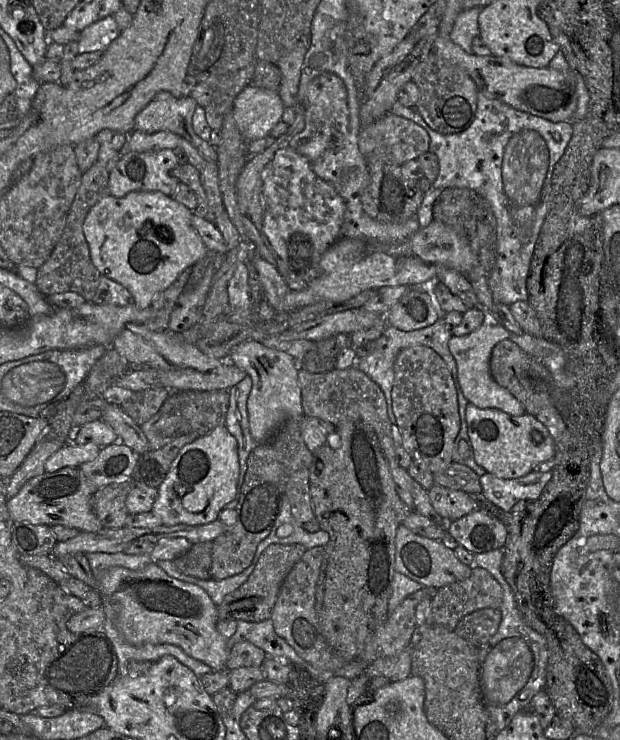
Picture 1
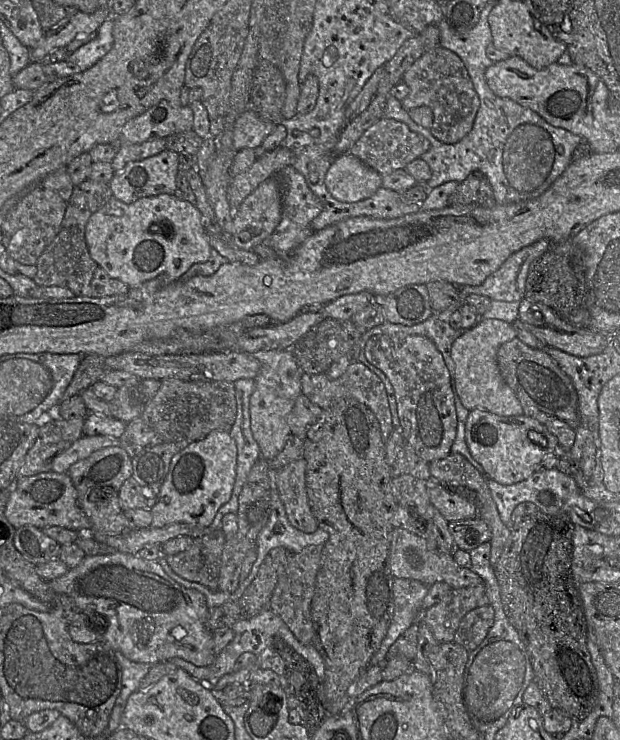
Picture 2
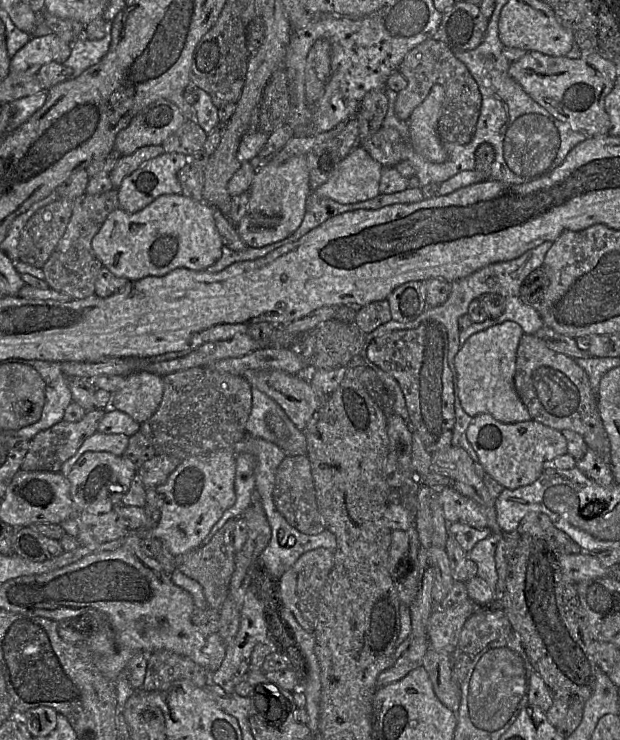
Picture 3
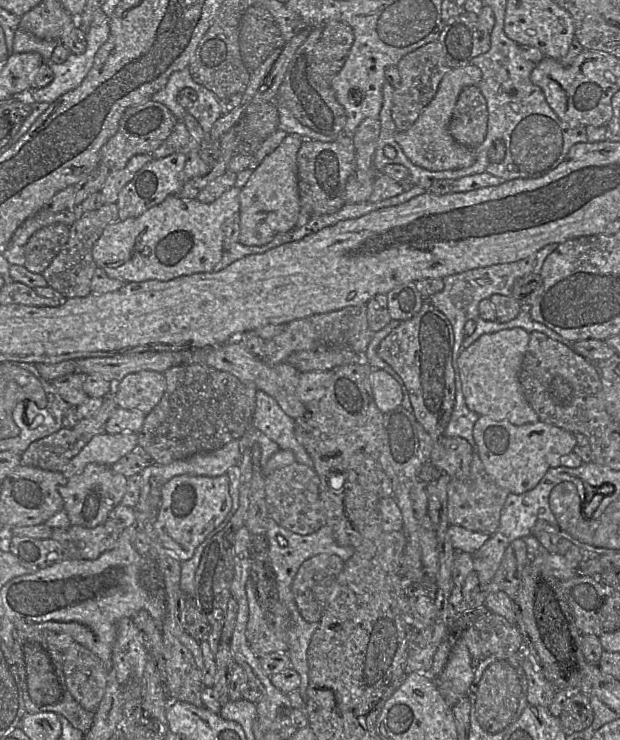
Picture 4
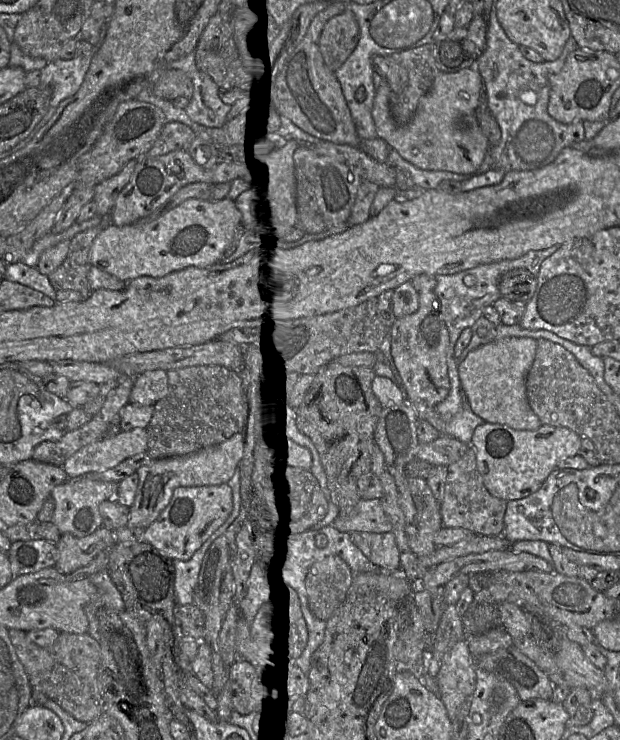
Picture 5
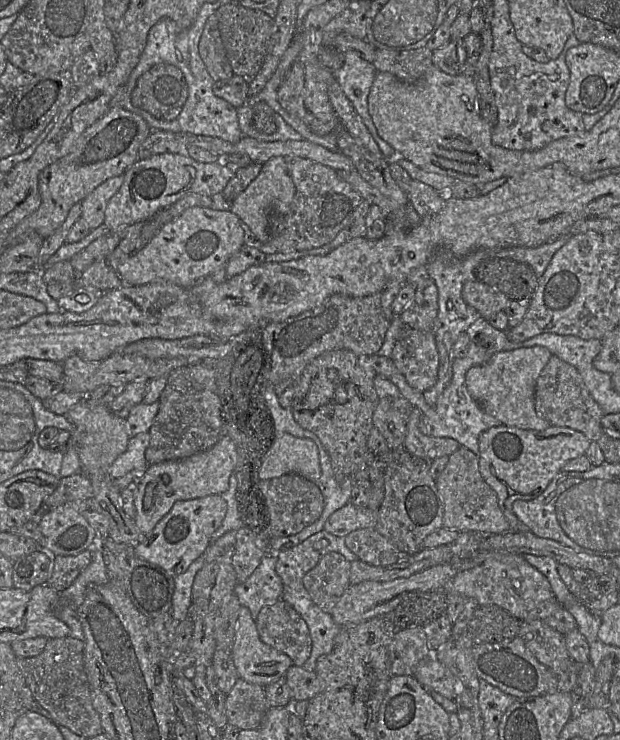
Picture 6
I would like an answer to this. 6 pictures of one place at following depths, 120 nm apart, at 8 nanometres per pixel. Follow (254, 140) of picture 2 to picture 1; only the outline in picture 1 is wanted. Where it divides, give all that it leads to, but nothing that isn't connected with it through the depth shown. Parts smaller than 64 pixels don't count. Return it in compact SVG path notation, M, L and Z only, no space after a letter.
M249 84L235 97L232 112L240 134L249 142L266 138L281 121L284 108L277 92Z

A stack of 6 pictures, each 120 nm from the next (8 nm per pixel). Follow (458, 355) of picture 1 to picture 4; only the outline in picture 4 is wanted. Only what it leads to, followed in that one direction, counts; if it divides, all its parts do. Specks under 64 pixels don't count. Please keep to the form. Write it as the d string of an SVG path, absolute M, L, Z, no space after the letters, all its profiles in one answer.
M523 328L503 329L480 336L461 351L457 365L462 393L469 410L494 420L507 420L514 425L539 421L527 401L520 383L520 372L528 348L530 333Z

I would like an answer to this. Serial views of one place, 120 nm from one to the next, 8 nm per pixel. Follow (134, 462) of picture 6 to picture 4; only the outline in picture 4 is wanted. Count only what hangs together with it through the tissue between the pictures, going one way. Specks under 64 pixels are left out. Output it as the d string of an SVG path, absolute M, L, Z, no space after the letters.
M122 432L117 434L102 433L92 439L63 468L67 478L81 473L90 463L112 466L121 457L131 452L138 445L138 434Z

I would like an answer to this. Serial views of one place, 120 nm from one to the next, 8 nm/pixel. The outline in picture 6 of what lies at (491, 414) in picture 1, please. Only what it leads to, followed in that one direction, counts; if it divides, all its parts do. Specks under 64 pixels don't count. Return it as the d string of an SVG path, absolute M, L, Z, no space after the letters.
M500 425L480 435L479 471L484 481L496 493L498 504L511 531L529 531L514 514L513 503L539 496L567 462L586 454L589 445L589 439L581 432L559 426L535 431Z

